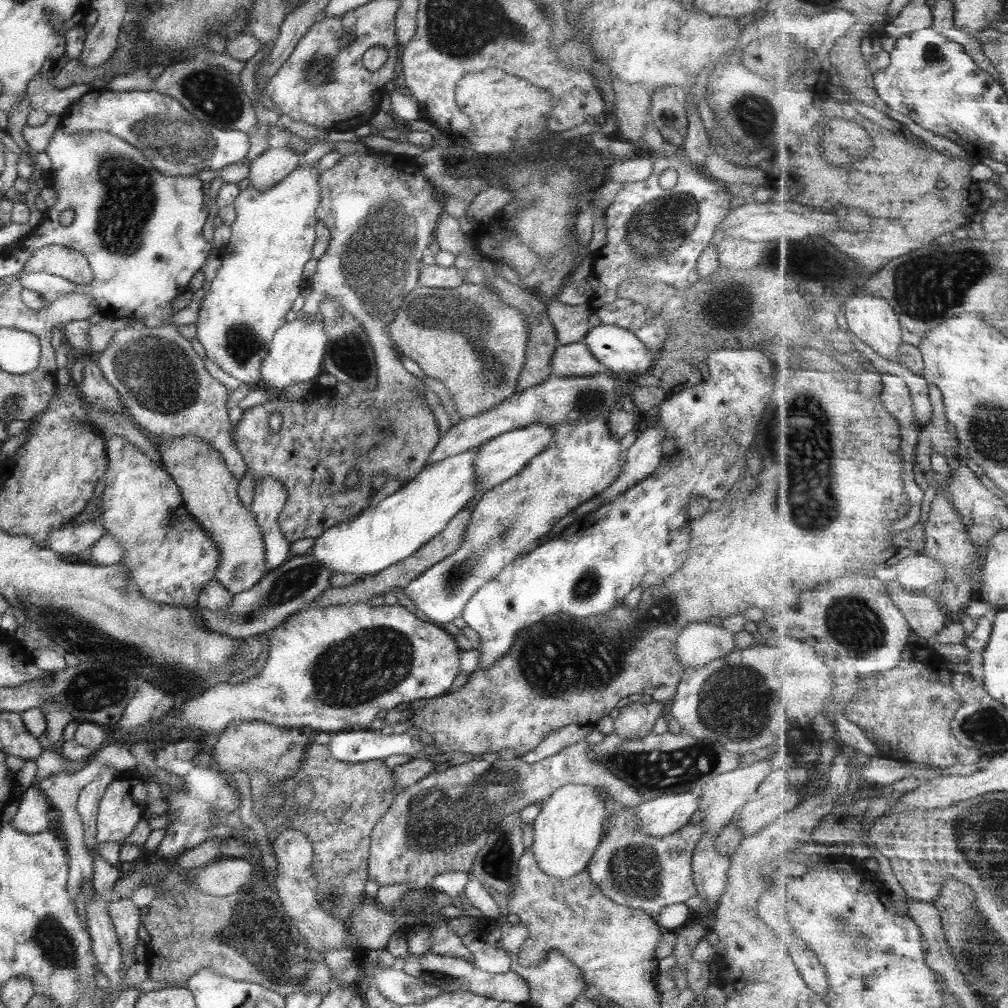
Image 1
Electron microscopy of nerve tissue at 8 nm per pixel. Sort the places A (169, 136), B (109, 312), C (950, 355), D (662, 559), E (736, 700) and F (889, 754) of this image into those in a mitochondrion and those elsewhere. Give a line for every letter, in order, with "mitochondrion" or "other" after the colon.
A: mitochondrion
B: other
C: other
D: other
E: mitochondrion
F: other

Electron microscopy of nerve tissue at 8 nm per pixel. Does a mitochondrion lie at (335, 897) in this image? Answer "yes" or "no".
yes

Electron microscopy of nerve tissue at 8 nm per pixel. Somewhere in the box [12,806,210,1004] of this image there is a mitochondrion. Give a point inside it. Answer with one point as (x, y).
(60, 949)

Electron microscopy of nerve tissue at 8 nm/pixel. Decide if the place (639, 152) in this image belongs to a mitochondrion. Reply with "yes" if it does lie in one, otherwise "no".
no

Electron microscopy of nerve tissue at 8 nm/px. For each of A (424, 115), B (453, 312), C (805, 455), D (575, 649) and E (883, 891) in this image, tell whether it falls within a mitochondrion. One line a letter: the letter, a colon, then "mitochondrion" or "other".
A: other
B: mitochondrion
C: mitochondrion
D: mitochondrion
E: other

